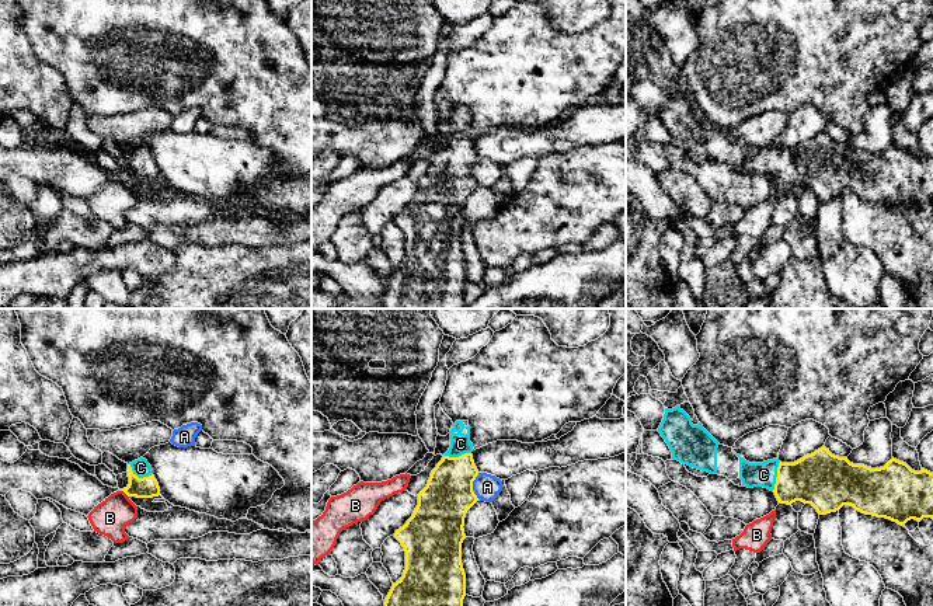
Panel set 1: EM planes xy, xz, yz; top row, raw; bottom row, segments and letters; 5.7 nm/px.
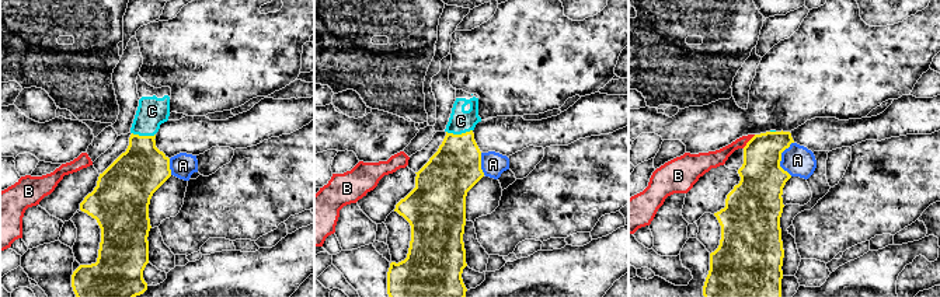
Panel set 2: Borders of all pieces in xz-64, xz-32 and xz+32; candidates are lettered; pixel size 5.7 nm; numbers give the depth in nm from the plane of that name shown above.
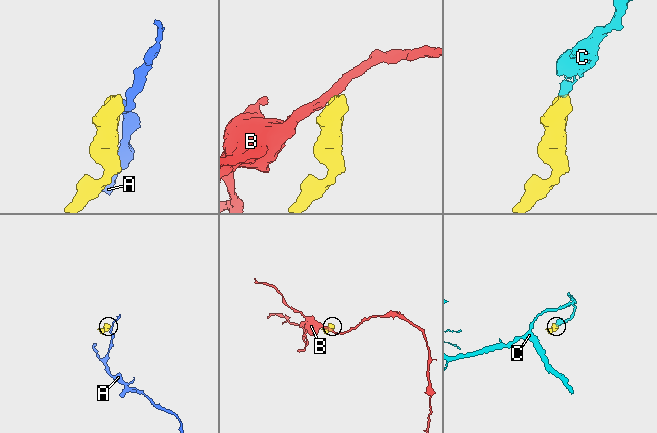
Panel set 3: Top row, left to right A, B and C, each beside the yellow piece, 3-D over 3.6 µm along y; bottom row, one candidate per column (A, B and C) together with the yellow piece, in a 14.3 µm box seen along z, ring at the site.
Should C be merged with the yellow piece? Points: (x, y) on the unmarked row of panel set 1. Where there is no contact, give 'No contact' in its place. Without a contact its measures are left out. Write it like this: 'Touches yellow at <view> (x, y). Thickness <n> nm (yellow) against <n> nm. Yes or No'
Touches yellow at xy (138, 163). Thickness 130 nm (yellow) against 100 nm. Yes

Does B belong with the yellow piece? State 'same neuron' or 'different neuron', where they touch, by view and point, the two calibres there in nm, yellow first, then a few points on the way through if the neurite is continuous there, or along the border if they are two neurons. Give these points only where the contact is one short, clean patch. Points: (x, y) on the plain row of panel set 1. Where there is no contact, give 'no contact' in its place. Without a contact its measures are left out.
different neuron; meets yellow in xy at (125, 178); 130 nm thick on the yellow side, 200 nm on the other; border along xy (122, 176), (128, 183)

